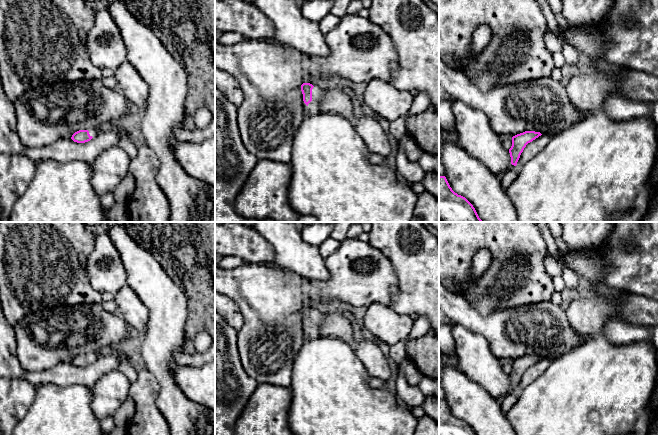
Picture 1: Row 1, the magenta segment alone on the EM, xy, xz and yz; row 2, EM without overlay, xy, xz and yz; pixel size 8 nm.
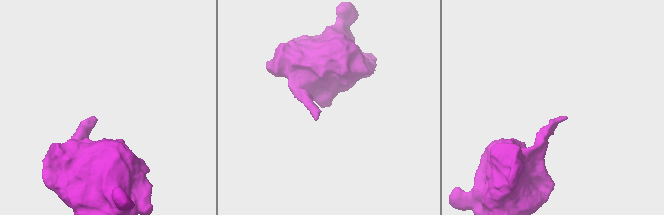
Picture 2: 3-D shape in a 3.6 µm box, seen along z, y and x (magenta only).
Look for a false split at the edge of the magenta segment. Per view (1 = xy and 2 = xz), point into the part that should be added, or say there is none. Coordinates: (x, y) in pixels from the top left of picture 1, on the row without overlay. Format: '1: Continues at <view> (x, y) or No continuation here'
1: Continues at xy (93, 355)
2: Continues at xz (313, 332)

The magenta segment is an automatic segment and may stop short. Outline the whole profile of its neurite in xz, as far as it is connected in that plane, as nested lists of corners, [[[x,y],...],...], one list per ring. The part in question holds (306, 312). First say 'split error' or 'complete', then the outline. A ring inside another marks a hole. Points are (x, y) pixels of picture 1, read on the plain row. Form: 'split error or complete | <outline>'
split error | [[[303,307],[301,309],[301,315],[303,318],[303,325],[307,329],[308,339],[318,339],[323,337],[319,329],[324,322],[324,311],[317,309],[313,310],[310,307]]]

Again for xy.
split error | [[[92,352],[90,354],[79,354],[75,356],[71,363],[77,367],[85,367],[90,365],[93,361],[95,361],[102,352]]]

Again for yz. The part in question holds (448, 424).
complete | [[[439,400],[439,435],[476,435],[463,420],[455,417],[445,400]]]

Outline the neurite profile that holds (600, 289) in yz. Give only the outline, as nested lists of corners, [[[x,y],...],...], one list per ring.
[[[603,282],[591,283],[591,287],[592,287],[593,295],[605,297],[608,299],[619,300],[630,295],[630,293],[626,291],[609,287]]]

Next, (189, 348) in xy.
[[[185,335],[185,342],[184,342],[184,351],[188,354],[193,354],[195,352],[195,347],[194,347],[194,338],[190,338],[187,335]]]

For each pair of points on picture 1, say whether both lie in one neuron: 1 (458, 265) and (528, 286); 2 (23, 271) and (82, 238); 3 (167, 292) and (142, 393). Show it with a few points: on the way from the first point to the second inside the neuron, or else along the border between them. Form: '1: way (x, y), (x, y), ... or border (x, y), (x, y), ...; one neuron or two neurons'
1: way (474, 247), (477, 244), (489, 244), (510, 267); one neuron
2: way (38, 256), (50, 244), (67, 242); one neuron
3: border (145, 367), (156, 379), (159, 391); two neurons

